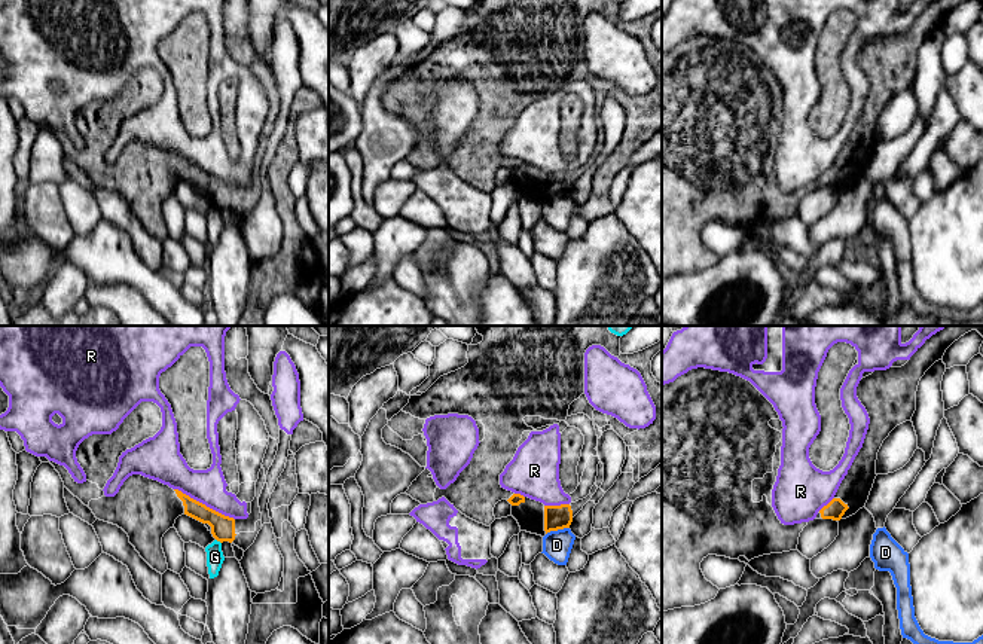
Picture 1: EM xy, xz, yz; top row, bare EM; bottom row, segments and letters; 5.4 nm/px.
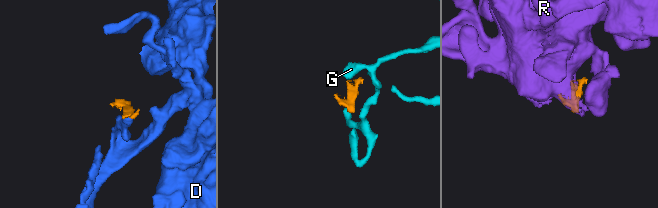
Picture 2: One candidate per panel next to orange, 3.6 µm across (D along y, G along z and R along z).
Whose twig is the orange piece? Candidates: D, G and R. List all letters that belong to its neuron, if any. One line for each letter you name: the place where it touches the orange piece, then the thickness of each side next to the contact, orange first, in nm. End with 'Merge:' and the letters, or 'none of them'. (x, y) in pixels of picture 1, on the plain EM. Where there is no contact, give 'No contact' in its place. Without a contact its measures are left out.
Merge: none of them

